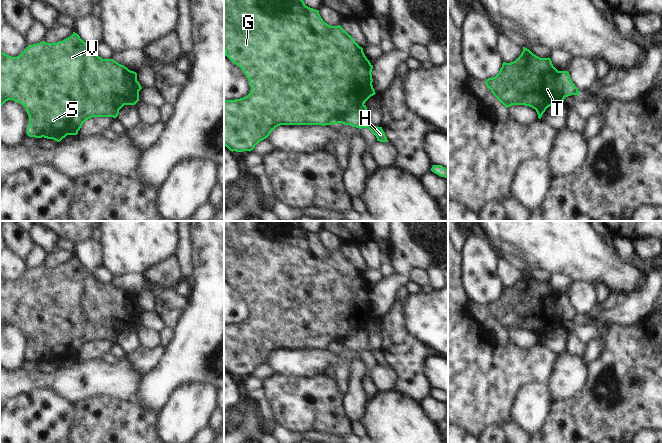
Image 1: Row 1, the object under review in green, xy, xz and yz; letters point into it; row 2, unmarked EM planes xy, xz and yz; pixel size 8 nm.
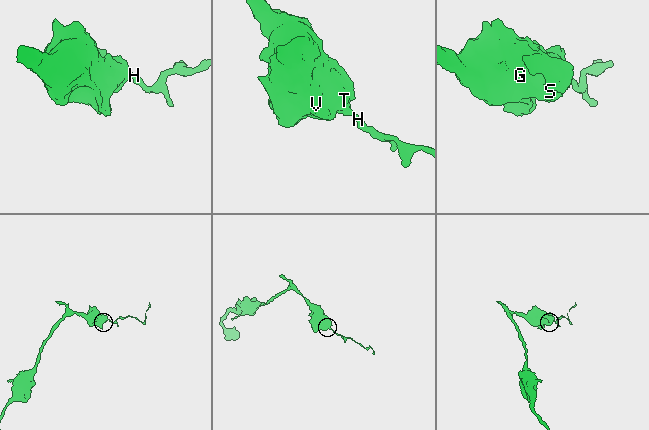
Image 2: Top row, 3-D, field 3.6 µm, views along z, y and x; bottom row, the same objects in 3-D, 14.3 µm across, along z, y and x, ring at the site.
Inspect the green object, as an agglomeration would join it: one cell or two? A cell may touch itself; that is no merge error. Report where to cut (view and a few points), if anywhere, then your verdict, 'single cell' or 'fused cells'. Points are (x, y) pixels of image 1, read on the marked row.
cut xy (132, 71), (132, 76), (127, 78), (124, 84), (138, 92); fused cells

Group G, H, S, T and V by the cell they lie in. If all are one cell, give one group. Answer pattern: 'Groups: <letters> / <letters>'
Groups: G S T V / H.

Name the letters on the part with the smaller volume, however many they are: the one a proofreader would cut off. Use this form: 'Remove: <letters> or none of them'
Remove: H

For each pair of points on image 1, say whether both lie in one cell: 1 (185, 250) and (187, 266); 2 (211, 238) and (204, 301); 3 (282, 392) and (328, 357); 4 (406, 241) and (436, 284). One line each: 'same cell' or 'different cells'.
1: same cell
2: same cell
3: different cells
4: different cells

